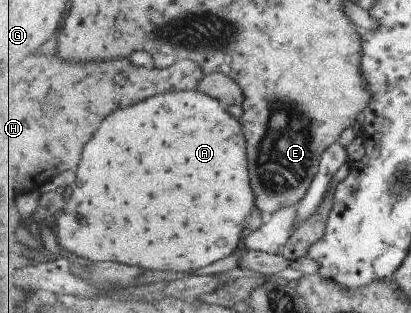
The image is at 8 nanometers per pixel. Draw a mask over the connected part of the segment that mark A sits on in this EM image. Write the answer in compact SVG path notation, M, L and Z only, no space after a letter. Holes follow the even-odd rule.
M199 89L157 95L110 115L94 141L86 145L75 176L70 207L66 205L64 215L57 219L56 240L60 248L96 263L118 261L158 271L208 267L236 251L246 219L256 205L244 129L218 99ZM180 259L190 261L190 265L172 265Z

